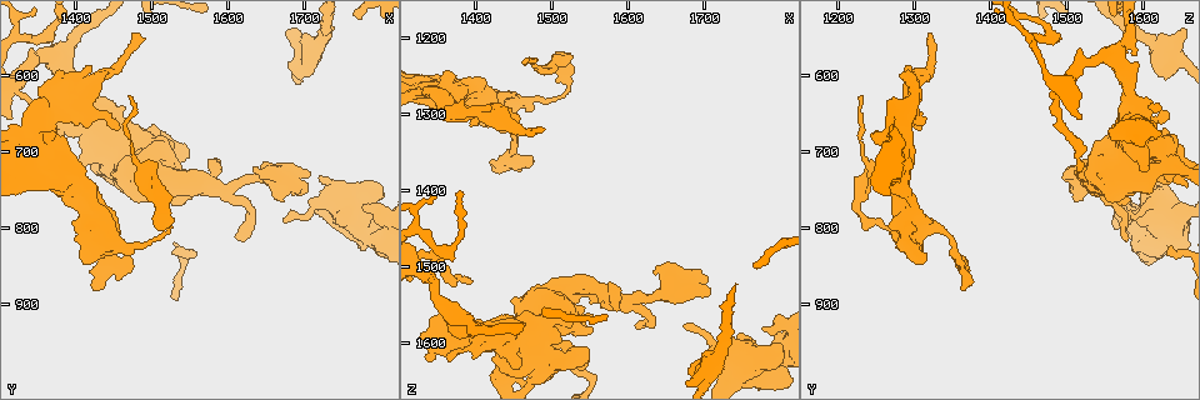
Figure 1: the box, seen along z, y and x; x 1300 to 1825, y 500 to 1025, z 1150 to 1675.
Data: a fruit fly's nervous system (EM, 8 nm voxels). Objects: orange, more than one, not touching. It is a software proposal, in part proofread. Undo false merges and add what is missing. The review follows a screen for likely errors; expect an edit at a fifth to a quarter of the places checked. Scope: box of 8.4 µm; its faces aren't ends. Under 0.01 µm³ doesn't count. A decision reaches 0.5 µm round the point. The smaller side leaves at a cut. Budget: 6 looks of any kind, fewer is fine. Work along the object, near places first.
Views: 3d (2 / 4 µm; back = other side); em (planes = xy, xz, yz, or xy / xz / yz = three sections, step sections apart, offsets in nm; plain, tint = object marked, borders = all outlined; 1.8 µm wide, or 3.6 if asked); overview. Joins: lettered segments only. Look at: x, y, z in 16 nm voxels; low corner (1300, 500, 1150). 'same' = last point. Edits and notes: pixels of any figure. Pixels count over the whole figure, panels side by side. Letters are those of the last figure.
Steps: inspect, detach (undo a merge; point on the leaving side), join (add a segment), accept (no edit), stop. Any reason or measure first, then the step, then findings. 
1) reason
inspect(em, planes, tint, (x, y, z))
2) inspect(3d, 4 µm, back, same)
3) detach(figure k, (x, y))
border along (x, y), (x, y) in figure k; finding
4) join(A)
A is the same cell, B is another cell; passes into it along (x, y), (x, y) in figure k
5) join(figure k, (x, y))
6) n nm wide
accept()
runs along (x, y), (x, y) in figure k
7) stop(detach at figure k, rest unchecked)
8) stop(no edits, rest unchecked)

free end
inspect(em, planes, tint, (1775, 770, 1580))

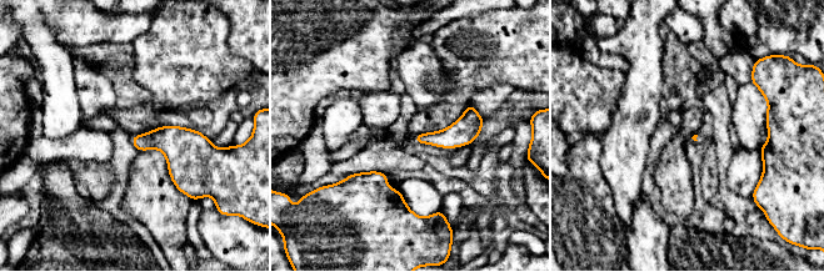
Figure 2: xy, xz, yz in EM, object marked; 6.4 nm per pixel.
inspect(em, planes, borders, same)

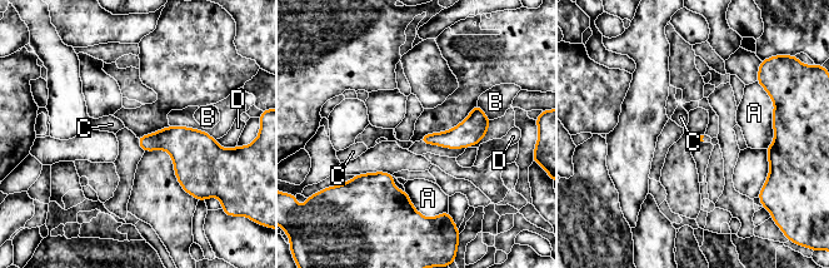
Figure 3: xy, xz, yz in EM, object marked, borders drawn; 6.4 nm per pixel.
accept()
A, B, C and D are other cells; border along (757, 80), (773, 102), (767, 148) in figure 3; no lettered segment goes on from it

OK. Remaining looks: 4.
inspect(3d, 2 µm, (1680, 590, 1630))

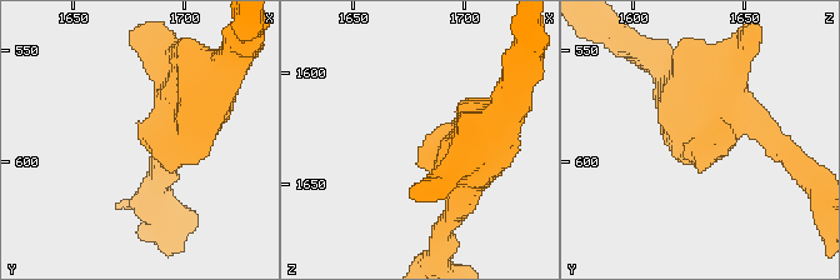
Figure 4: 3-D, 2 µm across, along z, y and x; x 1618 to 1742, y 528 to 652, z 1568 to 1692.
need the tissue
inspect(em, xz, step 8, borders, (1684, 593, 1629))

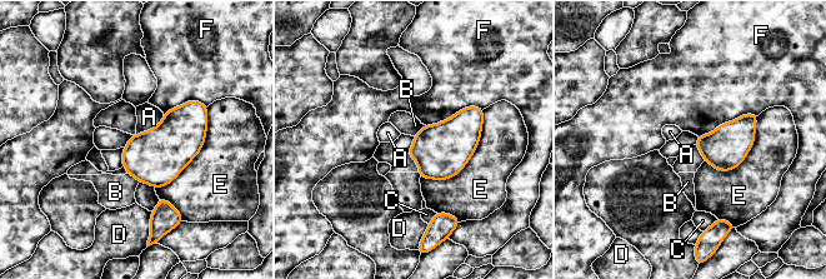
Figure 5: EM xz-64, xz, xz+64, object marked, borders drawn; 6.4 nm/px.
cut it another way
inspect(em, planes, borders, same)

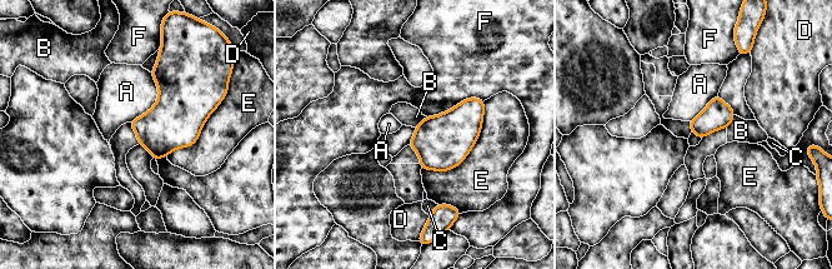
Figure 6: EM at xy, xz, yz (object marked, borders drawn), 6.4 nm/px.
accept()
A, B, C, D, E and F are other cells; border along (735, 114), (735, 118), (726, 128) in figure 6; no lettered segment goes on from it

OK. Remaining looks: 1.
stop(no edits, rest unchecked)

